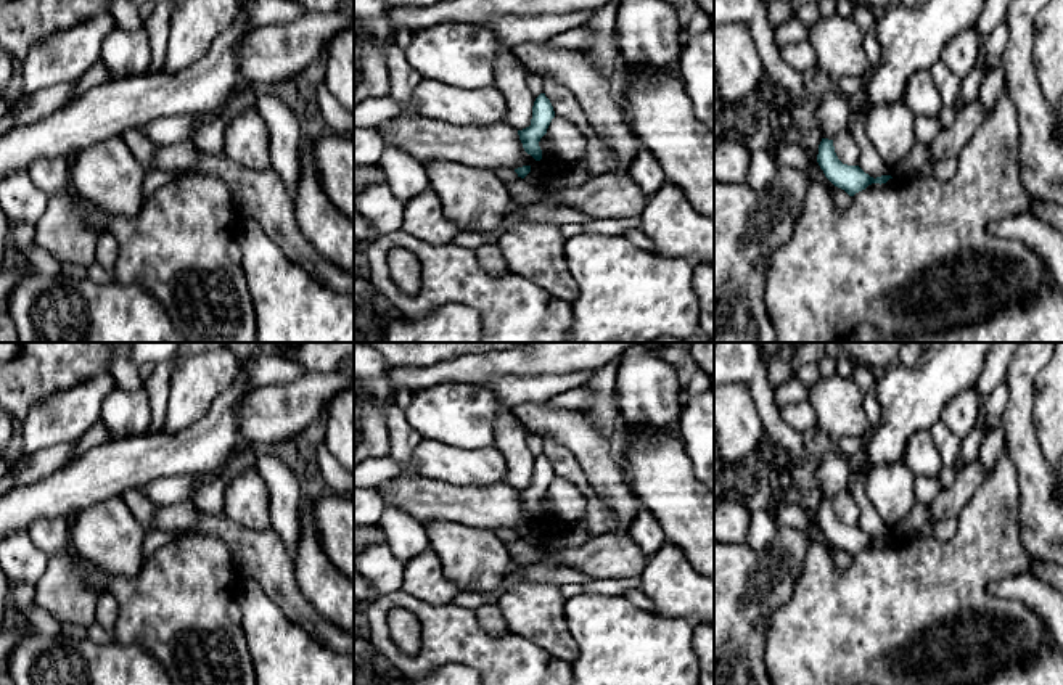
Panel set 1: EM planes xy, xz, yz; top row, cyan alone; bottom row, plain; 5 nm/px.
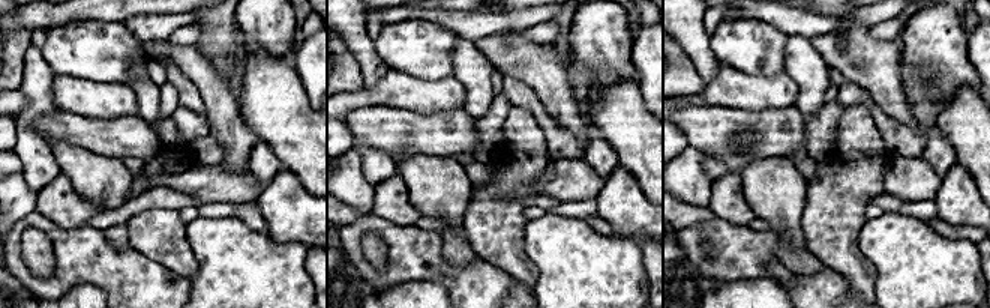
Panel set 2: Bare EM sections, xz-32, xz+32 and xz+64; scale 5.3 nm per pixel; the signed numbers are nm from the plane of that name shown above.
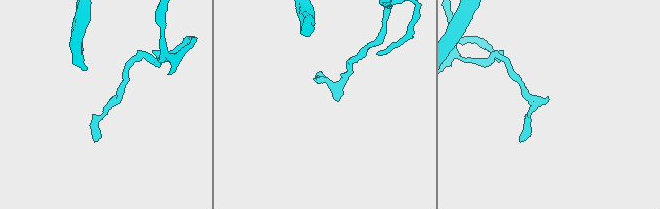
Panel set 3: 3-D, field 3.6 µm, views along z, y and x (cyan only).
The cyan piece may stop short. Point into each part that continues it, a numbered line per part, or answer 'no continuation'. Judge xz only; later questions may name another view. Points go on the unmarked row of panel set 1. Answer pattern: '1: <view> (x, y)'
no continuation

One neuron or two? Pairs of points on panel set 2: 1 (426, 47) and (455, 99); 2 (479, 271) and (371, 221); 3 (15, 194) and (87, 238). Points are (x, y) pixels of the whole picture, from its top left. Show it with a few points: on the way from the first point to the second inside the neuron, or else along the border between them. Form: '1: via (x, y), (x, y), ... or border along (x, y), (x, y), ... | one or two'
1: border along (408, 74), (417, 78), (453, 77) | two
2: via (452, 272), (422, 260), (398, 241) | one
3: border along (35, 209), (15, 223) | two

